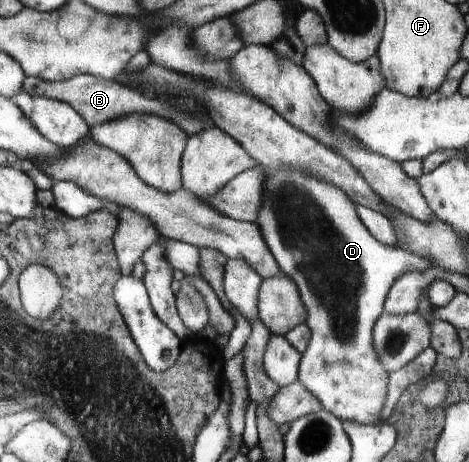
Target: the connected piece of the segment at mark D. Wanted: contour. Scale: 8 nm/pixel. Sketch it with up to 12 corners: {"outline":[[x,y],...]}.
{"outline":[[267,173],[256,223],[308,308],[298,381],[383,424],[373,330],[431,262],[380,244],[338,186]]}

